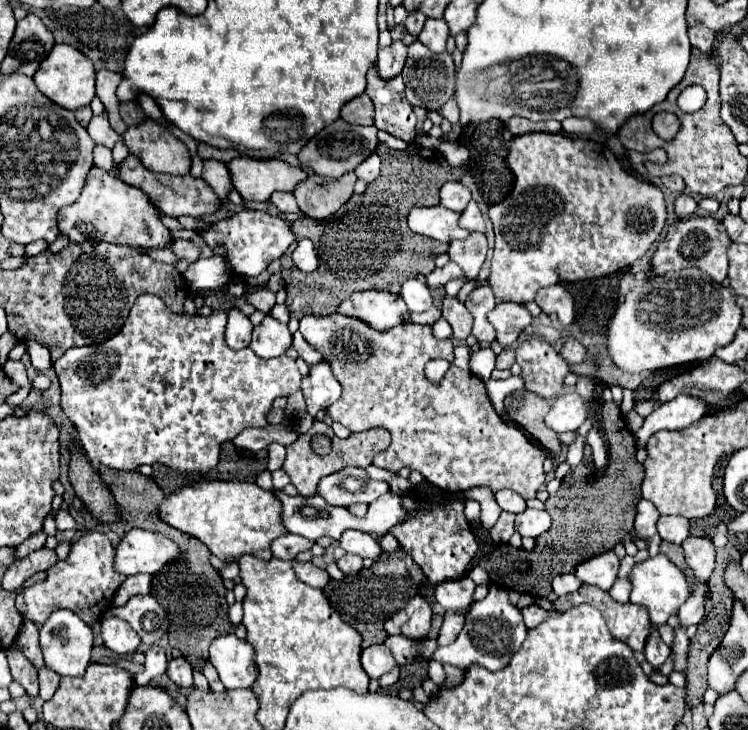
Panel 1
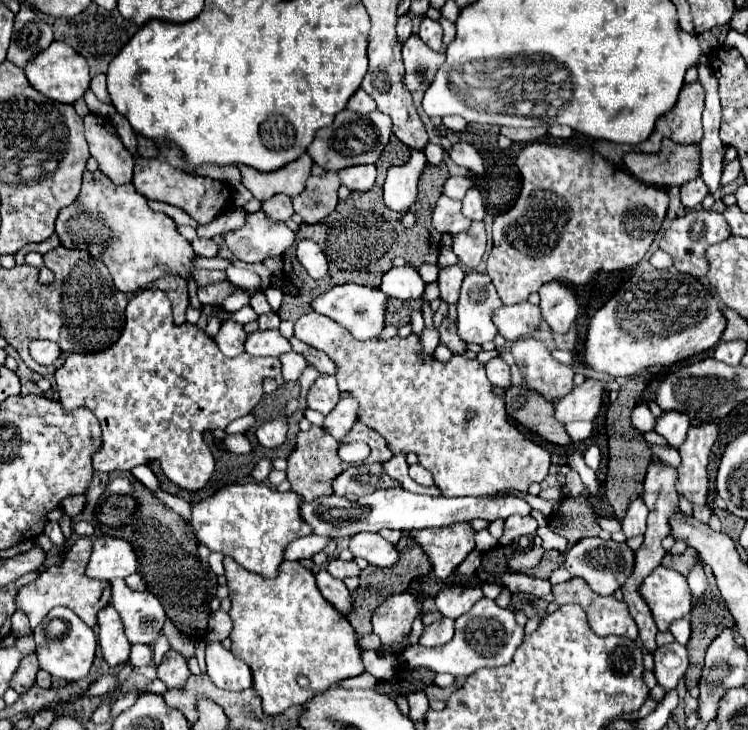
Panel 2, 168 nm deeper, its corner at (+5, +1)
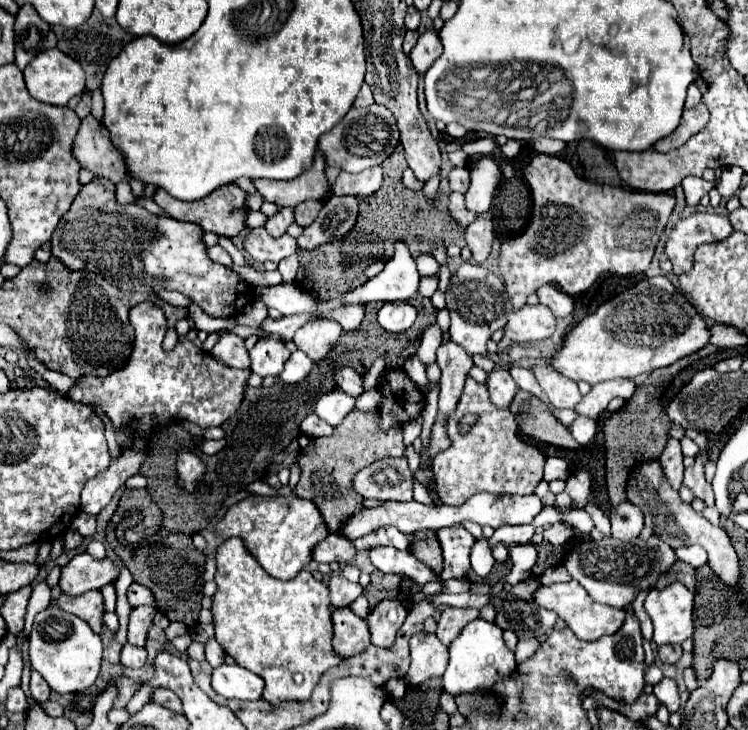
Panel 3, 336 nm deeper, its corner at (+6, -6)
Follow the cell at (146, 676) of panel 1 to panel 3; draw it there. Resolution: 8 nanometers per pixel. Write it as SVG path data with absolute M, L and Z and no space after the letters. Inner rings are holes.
M126 642L124 648L122 648L122 654L120 654L120 662L126 668L142 668L144 662L146 662L146 656L148 654L146 654L144 648L136 648L136 646Z

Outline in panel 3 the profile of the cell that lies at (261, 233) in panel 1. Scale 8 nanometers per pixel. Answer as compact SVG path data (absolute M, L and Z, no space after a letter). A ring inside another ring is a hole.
M262 226L262 228L254 228L250 232L250 236L244 242L244 250L248 252L248 256L254 262L266 262L266 260L280 262L282 258L294 254L298 250L298 244L288 234L284 234L280 238L274 238Z

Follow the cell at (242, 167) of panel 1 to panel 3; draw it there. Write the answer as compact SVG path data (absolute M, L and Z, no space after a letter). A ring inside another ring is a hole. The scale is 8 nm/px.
M318 152L310 172L304 172L294 180L254 180L254 186L266 202L274 202L278 206L294 208L304 200L324 200L326 192L330 192L324 154Z

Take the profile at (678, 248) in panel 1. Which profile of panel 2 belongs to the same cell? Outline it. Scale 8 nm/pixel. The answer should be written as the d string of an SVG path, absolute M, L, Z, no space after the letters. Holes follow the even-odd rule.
M699 209L699 211L689 211L683 217L677 217L671 223L671 227L663 233L663 237L659 241L659 249L663 249L665 253L669 253L673 257L673 267L677 271L691 273L699 279L705 279L705 275L709 271L709 261L705 257L705 251L711 245L727 239L729 235L731 235L731 229L729 229L729 225L721 213L715 213L709 209Z

